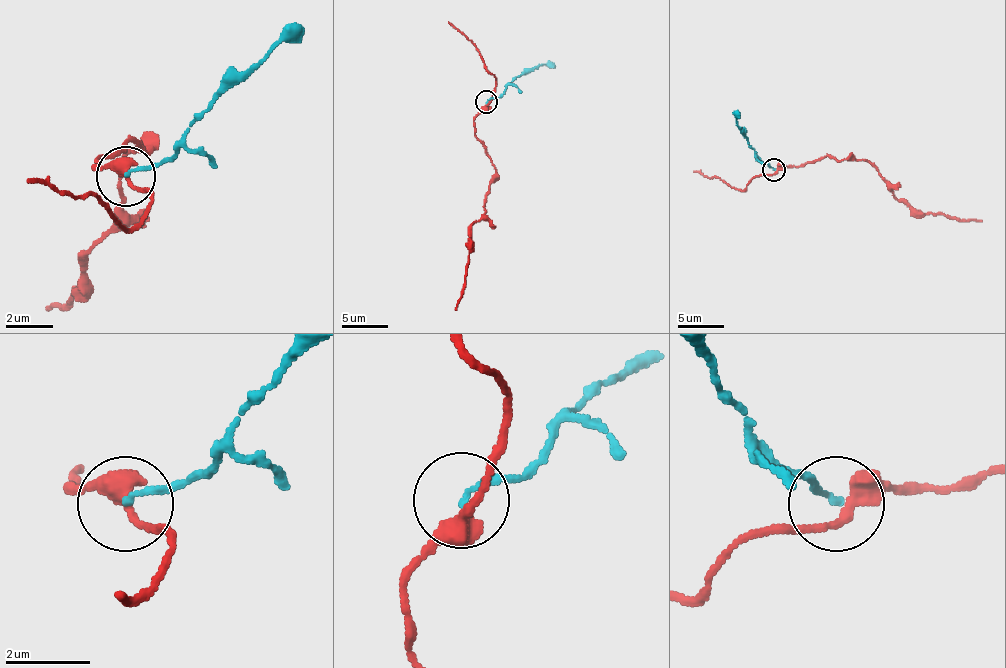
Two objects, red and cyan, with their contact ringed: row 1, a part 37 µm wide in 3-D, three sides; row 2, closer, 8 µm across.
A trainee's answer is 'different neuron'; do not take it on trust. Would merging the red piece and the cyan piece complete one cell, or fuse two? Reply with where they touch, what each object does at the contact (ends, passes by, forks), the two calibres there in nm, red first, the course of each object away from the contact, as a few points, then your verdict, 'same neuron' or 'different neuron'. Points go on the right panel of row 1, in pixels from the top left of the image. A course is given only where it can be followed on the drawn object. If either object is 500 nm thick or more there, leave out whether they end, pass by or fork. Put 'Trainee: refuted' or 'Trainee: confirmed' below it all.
place (774, 170); red passes by; cyan ends; calibres 320 and 130 nm; course red (774, 170), (809, 163), (820, 156), (871, 163), (898, 200), (924, 214), (981, 221); course cyan (774, 170), (749, 145), (735, 120), (740, 113); different neuron
Trainee: confirmed

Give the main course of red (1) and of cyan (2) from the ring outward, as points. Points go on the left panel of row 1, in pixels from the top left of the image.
1: (127, 177), (91, 166), (121, 142), (151, 148), (127, 160), (121, 207), (85, 255), (79, 290), (44, 308)
2: (127, 177), (163, 166), (204, 112), (275, 47), (305, 29)

